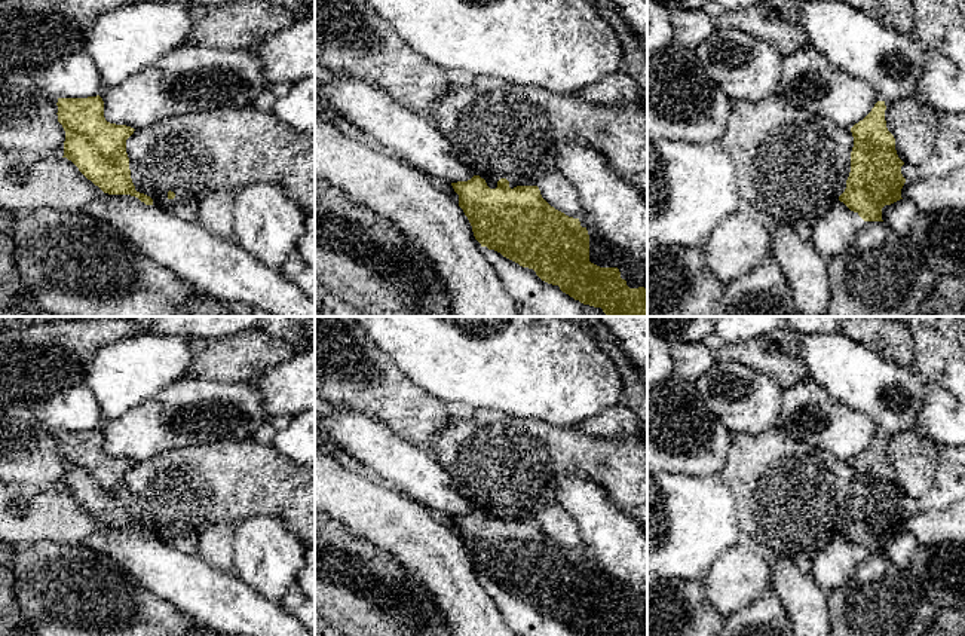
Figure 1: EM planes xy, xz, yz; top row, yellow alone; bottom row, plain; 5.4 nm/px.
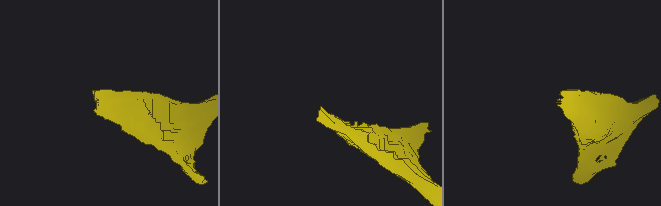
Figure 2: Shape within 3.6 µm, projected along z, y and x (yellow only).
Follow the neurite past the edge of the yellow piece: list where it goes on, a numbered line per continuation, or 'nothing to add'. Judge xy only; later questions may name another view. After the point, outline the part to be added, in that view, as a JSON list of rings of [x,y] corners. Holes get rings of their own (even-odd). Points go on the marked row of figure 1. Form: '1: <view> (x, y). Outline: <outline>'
nothing to add

